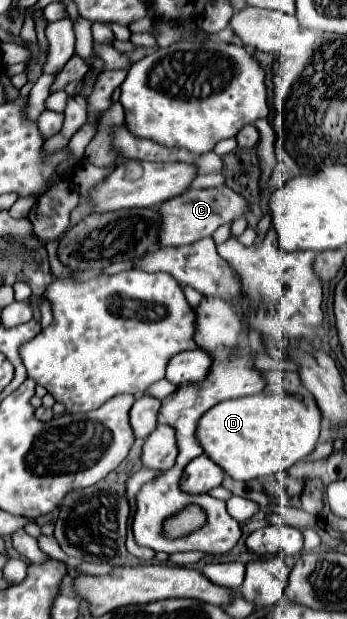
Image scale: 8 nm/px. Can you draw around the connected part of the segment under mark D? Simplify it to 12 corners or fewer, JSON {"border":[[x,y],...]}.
{"border":[[255,394],[213,406],[197,442],[233,480],[305,460],[313,396]]}

